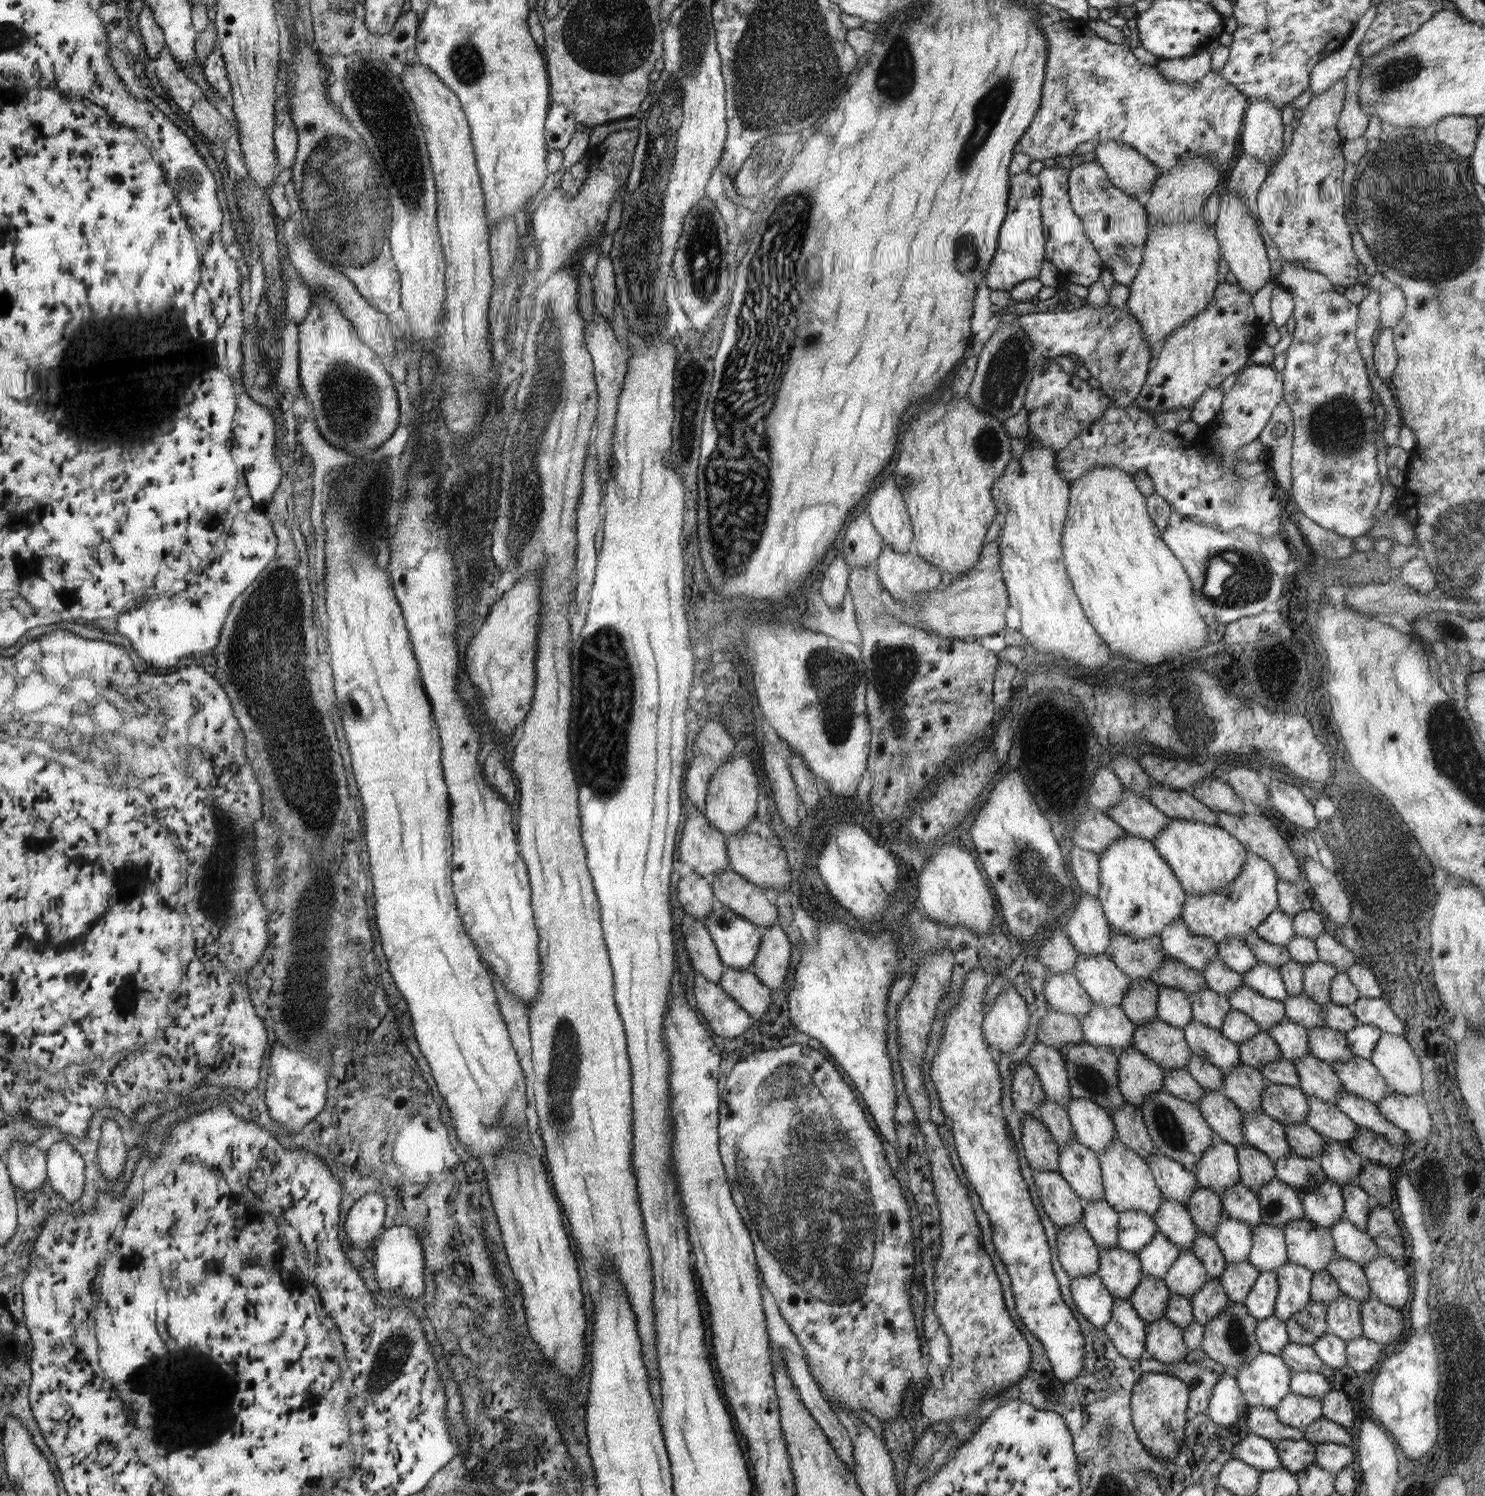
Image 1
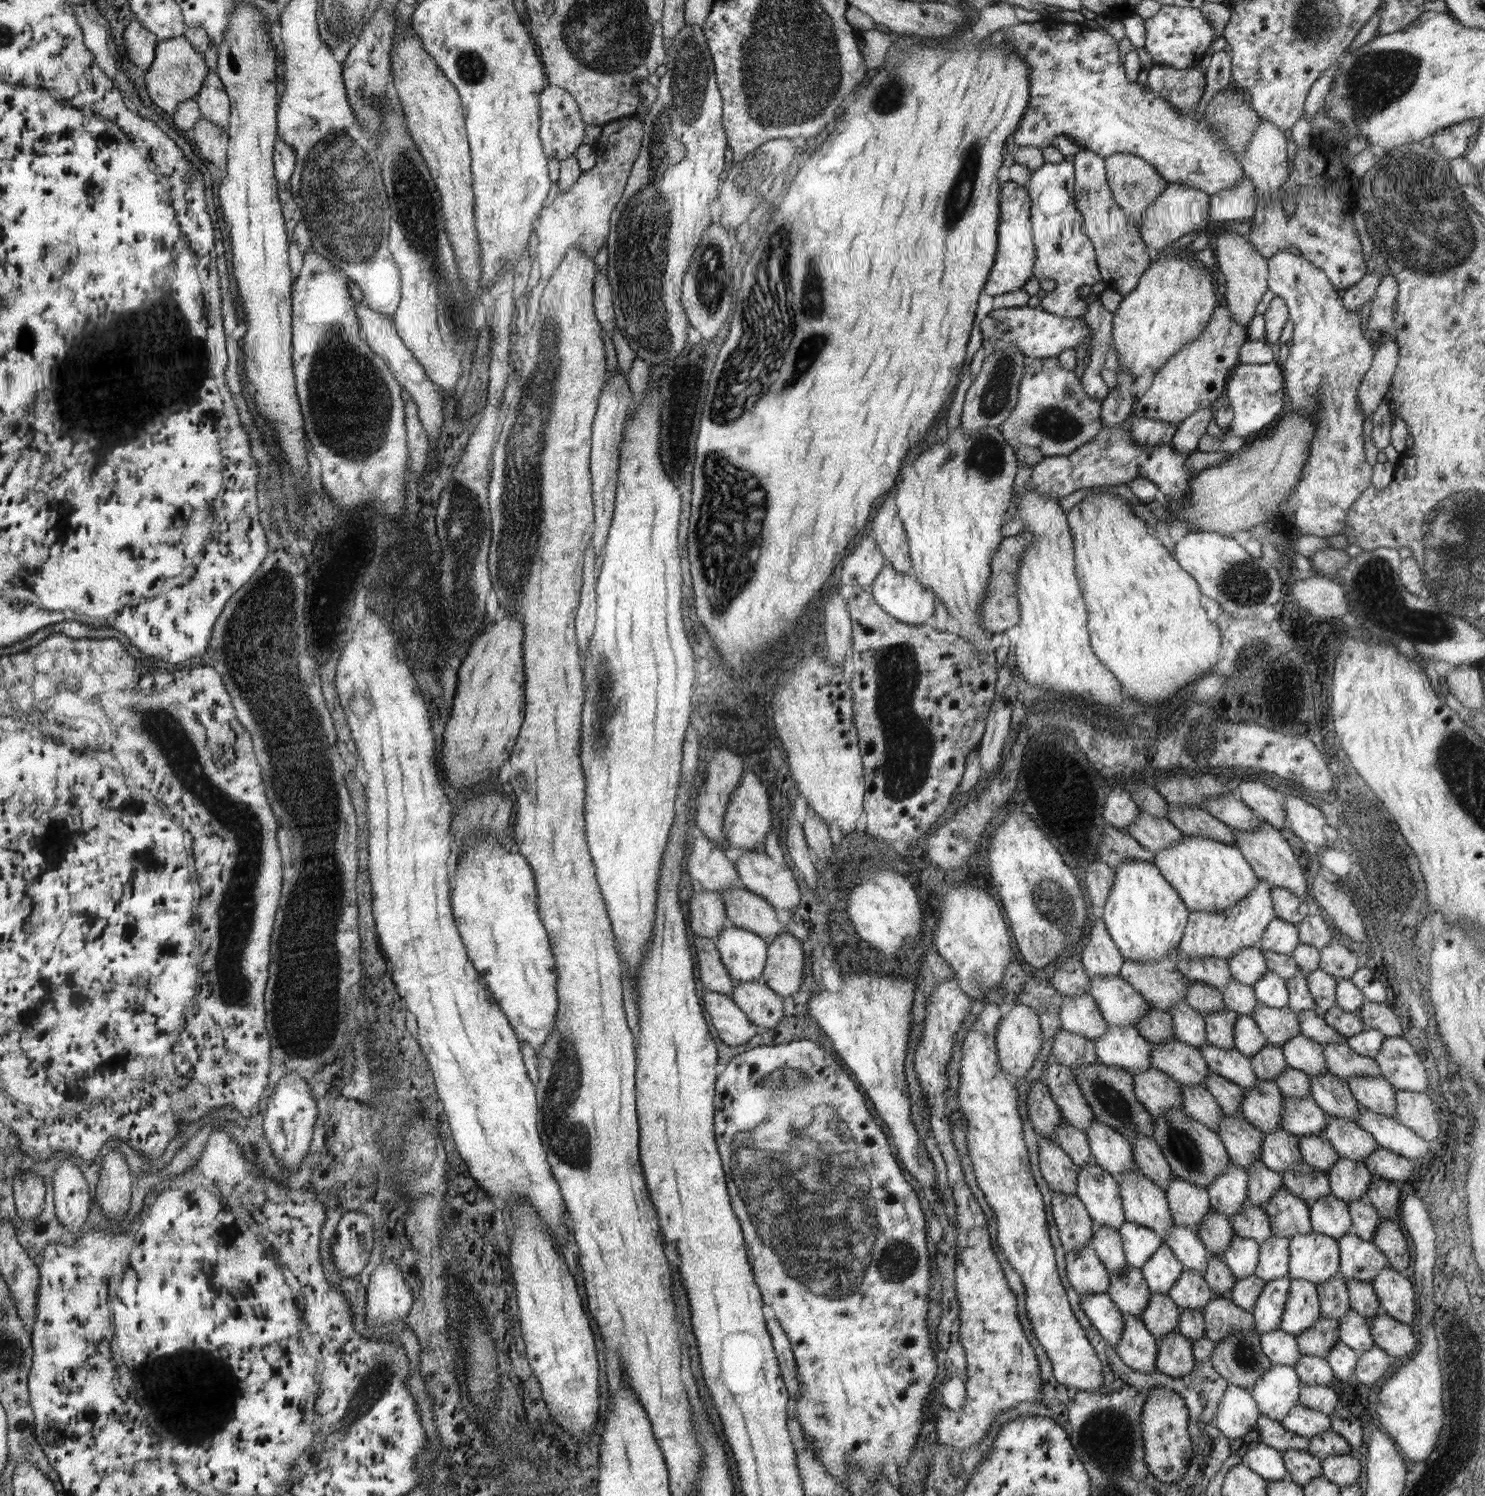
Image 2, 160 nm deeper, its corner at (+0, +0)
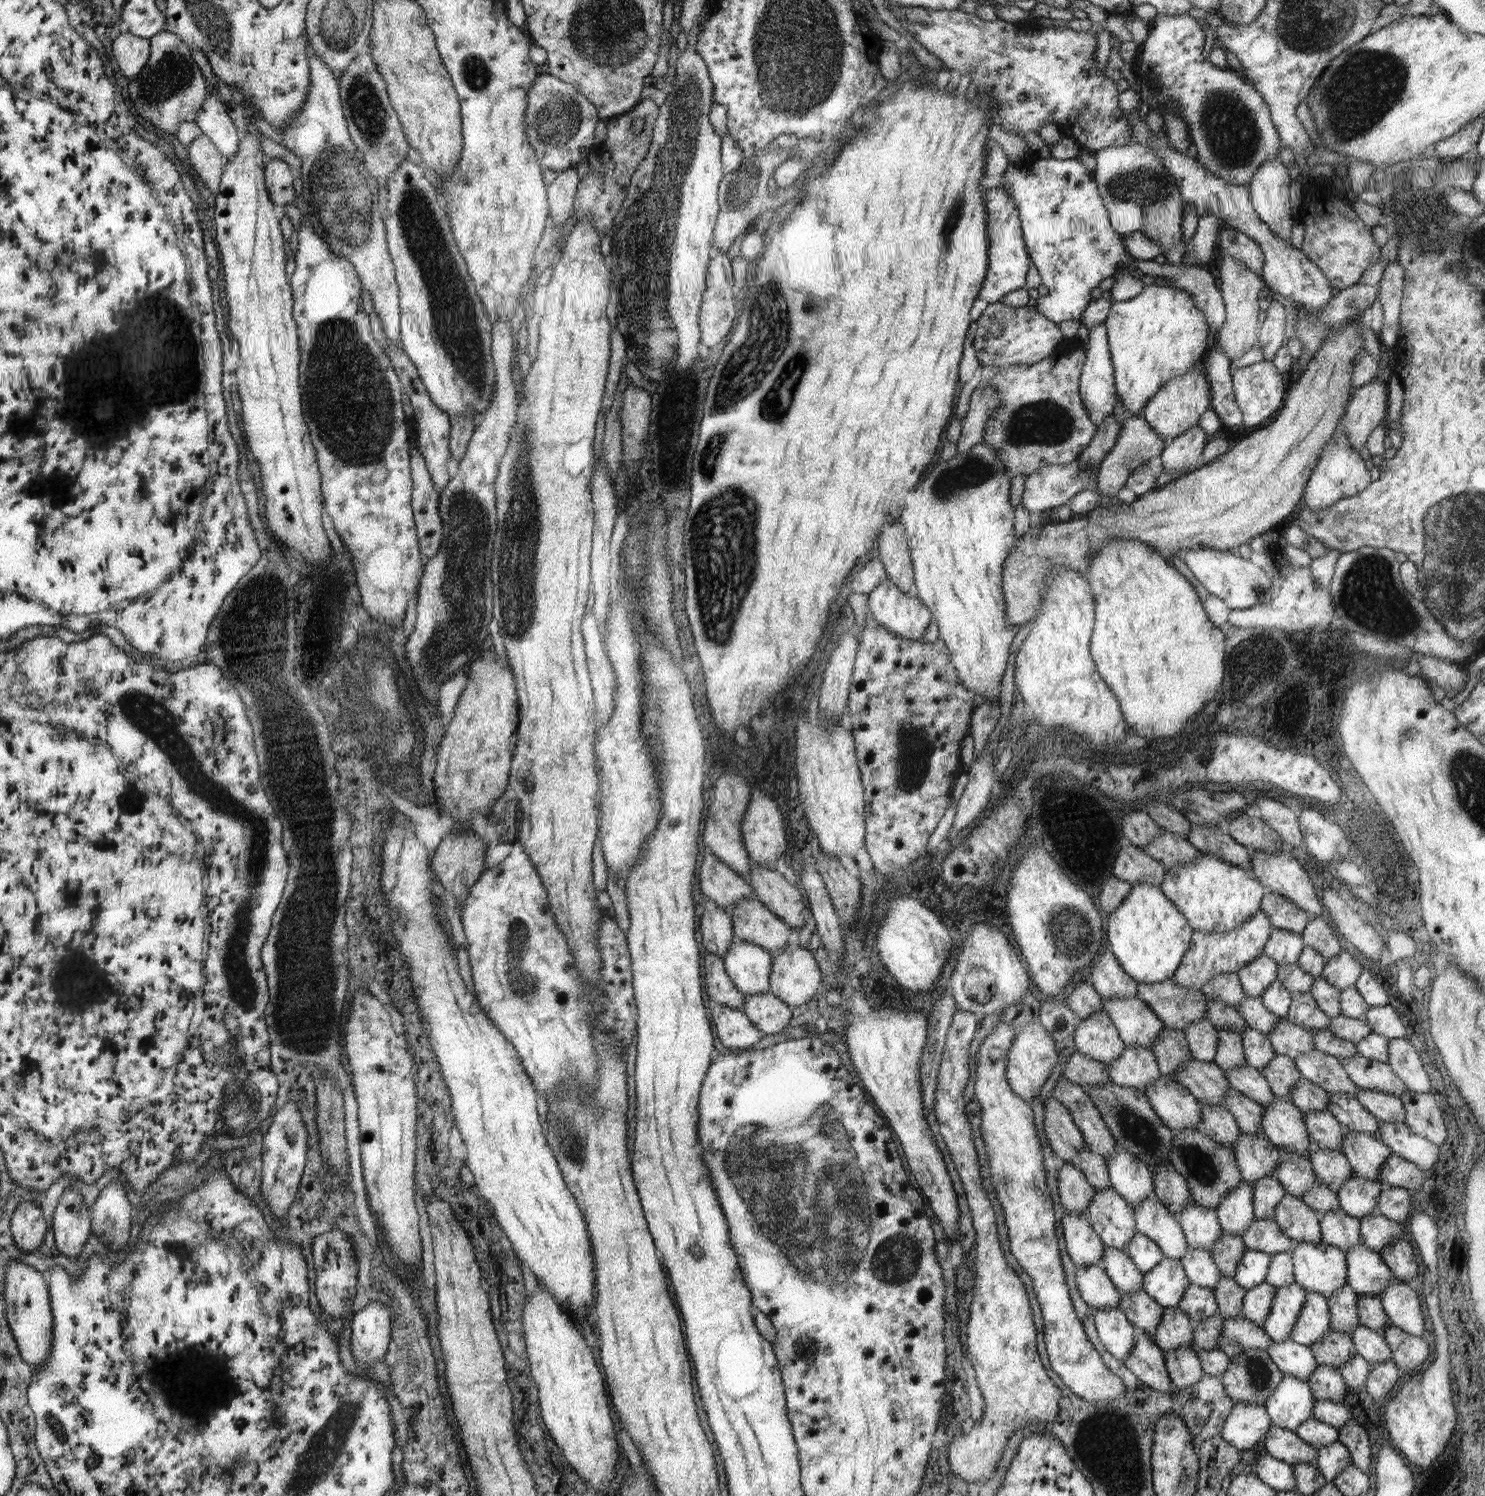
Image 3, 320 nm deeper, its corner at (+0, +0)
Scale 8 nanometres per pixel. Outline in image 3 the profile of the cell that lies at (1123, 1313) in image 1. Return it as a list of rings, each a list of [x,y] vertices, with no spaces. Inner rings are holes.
[[[1137,1332],[1134,1348],[1123,1364],[1146,1386],[1170,1393],[1173,1385],[1166,1371],[1164,1354],[1152,1336]]]

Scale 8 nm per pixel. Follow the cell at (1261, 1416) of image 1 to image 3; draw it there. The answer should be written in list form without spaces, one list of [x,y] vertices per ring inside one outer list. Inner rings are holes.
[[[1274,1425],[1268,1429],[1264,1442],[1270,1456],[1290,1465],[1299,1462],[1314,1463],[1318,1452],[1317,1447],[1301,1440],[1294,1431]]]

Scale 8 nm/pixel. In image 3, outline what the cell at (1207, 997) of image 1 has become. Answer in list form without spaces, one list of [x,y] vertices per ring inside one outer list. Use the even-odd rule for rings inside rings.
[[[1218,1028],[1218,1047],[1216,1047],[1215,1059],[1216,1066],[1223,1071],[1237,1066],[1246,1066],[1245,1052],[1242,1046],[1241,1033],[1238,1030],[1224,1030]]]

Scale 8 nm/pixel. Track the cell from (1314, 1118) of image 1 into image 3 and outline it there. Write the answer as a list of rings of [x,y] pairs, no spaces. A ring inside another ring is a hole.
[[[1348,1129],[1345,1130],[1344,1136],[1341,1153],[1348,1159],[1348,1164],[1351,1164],[1353,1174],[1360,1178],[1366,1178],[1366,1180],[1378,1181],[1380,1169],[1393,1153],[1391,1148],[1384,1144],[1380,1138],[1376,1139],[1368,1132],[1356,1132]]]

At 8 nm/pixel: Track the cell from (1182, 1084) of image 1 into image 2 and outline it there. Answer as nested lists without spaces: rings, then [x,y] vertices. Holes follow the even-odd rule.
[[[1182,1084],[1182,1086],[1182,1110],[1196,1122],[1217,1133],[1223,1112],[1212,1093],[1204,1085]]]

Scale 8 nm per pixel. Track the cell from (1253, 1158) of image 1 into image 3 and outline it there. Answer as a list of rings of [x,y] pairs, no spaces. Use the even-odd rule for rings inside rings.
[[[1274,1174],[1260,1178],[1260,1181],[1253,1185],[1253,1213],[1255,1218],[1258,1220],[1272,1219],[1275,1215],[1275,1206],[1278,1206],[1285,1194],[1284,1187]]]

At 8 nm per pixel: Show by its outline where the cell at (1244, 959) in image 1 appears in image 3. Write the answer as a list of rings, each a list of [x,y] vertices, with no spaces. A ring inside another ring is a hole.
[[[1258,956],[1252,963],[1248,963],[1236,974],[1240,979],[1245,996],[1258,996],[1277,980],[1278,964],[1265,956]]]

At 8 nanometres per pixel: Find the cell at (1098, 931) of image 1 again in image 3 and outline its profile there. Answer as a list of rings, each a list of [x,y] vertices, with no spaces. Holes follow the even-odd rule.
[[[1110,949],[1102,950],[1087,973],[1090,973],[1090,982],[1103,1000],[1137,996],[1137,982],[1124,972]]]

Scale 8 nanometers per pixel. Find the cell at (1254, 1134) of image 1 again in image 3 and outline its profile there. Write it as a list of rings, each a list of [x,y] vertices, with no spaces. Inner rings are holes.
[[[1281,1152],[1287,1159],[1283,1160],[1273,1174],[1284,1187],[1286,1194],[1301,1199],[1317,1183],[1311,1160],[1295,1152]]]

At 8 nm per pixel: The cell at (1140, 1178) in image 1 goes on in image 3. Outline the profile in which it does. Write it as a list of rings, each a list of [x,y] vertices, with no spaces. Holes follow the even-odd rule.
[[[1152,1193],[1134,1206],[1136,1230],[1156,1242],[1166,1258],[1183,1258],[1189,1249],[1180,1223],[1169,1208]]]

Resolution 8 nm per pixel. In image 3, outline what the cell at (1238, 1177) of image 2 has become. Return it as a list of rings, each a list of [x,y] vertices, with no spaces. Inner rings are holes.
[[[1240,1183],[1222,1199],[1215,1211],[1223,1232],[1241,1237],[1256,1219],[1253,1213],[1253,1186]]]

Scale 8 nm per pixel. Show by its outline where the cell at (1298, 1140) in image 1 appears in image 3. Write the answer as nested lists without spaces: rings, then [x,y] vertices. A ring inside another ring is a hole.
[[[1311,1147],[1309,1159],[1317,1182],[1326,1185],[1335,1193],[1353,1175],[1348,1159],[1338,1150],[1322,1150]]]

